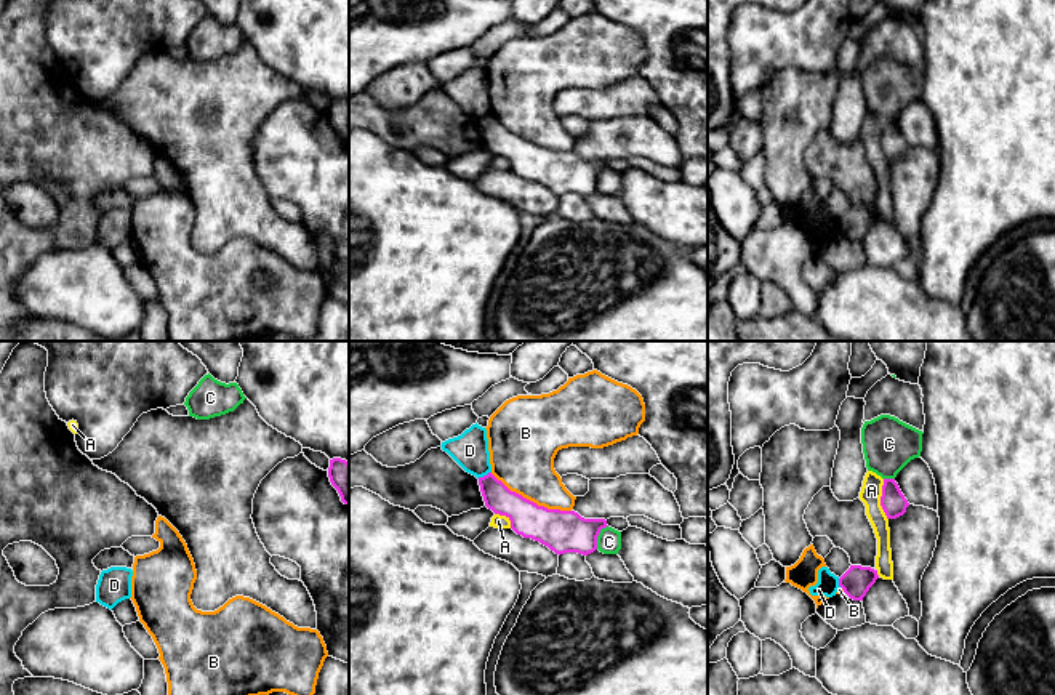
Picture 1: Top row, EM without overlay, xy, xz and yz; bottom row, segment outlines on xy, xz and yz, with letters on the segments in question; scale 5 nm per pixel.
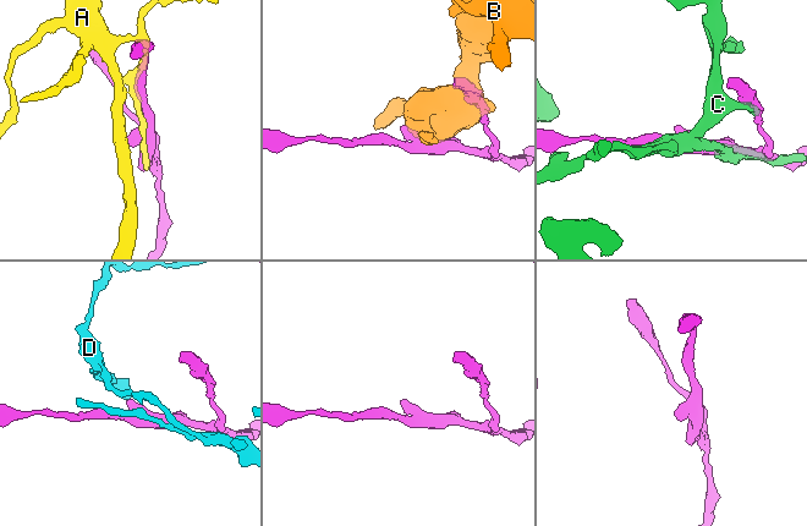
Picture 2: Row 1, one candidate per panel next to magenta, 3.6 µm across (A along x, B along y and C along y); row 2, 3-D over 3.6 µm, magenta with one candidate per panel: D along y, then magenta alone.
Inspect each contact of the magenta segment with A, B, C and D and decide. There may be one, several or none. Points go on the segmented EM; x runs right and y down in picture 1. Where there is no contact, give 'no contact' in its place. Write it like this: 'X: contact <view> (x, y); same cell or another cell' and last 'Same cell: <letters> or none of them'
A: contact yz (881, 500); another cell
B: contact xz (529, 500); another cell
C: contact xz (597, 535); another cell
D: contact xz (484, 476); another cell
Same cell: none of them

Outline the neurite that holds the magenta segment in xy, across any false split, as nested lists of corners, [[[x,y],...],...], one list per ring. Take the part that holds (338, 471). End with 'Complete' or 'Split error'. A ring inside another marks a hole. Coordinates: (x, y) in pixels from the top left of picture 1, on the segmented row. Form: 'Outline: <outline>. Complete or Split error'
Outline: [[[341,458],[330,460],[328,477],[341,501],[349,504],[349,463]]]. Complete

